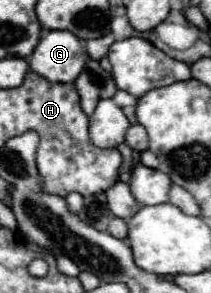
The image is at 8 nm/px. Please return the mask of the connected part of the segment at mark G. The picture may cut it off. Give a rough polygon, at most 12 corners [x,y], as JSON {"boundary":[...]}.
{"boundary":[[68,30],[40,38],[28,64],[48,82],[74,82],[88,54]]}

